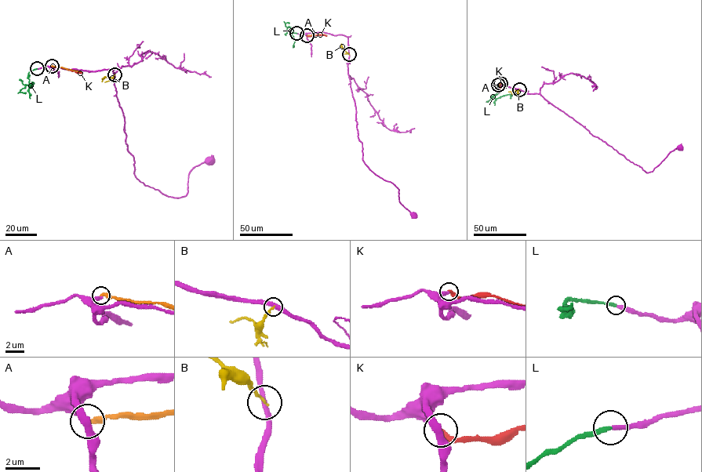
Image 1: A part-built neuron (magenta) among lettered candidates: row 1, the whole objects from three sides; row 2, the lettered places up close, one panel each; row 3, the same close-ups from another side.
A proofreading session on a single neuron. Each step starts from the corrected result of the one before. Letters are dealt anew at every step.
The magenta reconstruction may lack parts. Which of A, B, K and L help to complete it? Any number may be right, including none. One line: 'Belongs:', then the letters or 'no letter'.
Belongs: K, L

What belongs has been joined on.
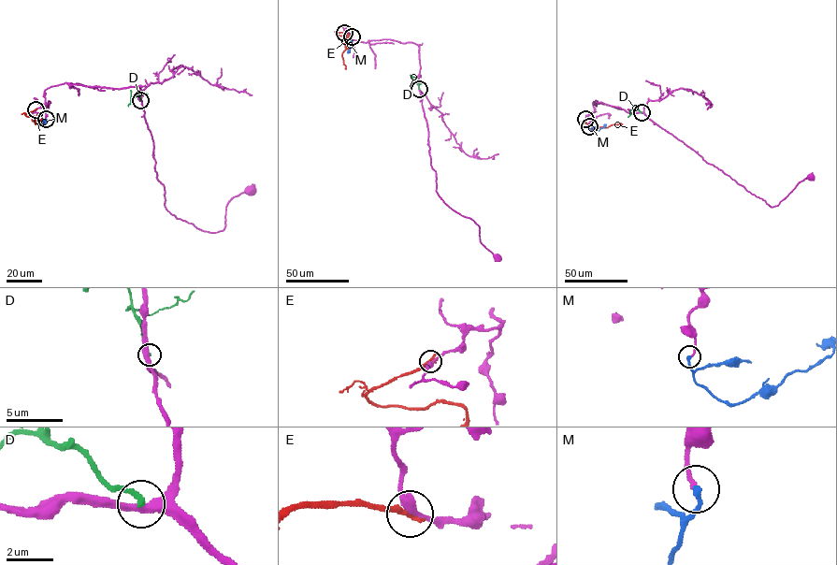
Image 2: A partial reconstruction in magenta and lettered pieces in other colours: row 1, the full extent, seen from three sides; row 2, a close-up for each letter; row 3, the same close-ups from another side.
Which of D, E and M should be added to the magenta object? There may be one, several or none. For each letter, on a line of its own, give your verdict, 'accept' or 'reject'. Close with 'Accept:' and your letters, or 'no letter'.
D: reject
E: reject
M: accept
Accept: M

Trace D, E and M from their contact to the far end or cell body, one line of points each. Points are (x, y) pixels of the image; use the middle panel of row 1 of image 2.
D: (419, 89), (415, 77), (411, 77), (411, 81)
E: (344, 33), (338, 34), (348, 35), (342, 55), (346, 69)
M: (352, 36), (348, 50)

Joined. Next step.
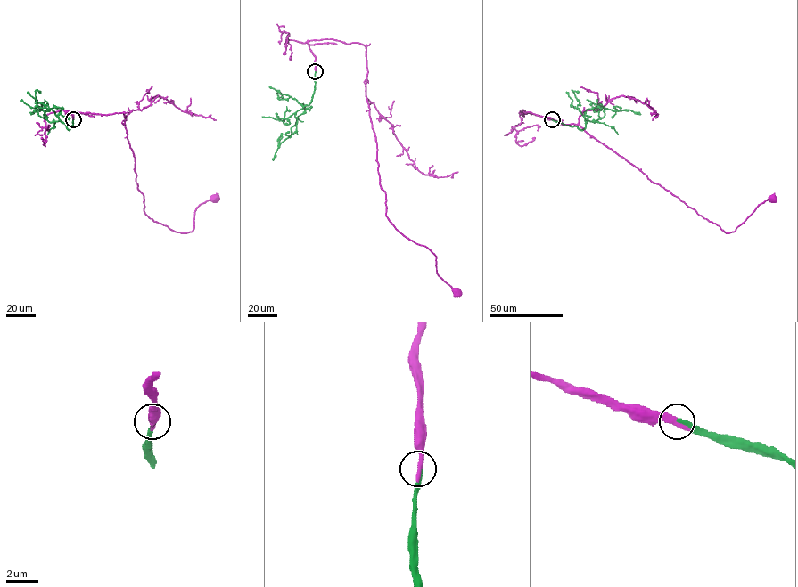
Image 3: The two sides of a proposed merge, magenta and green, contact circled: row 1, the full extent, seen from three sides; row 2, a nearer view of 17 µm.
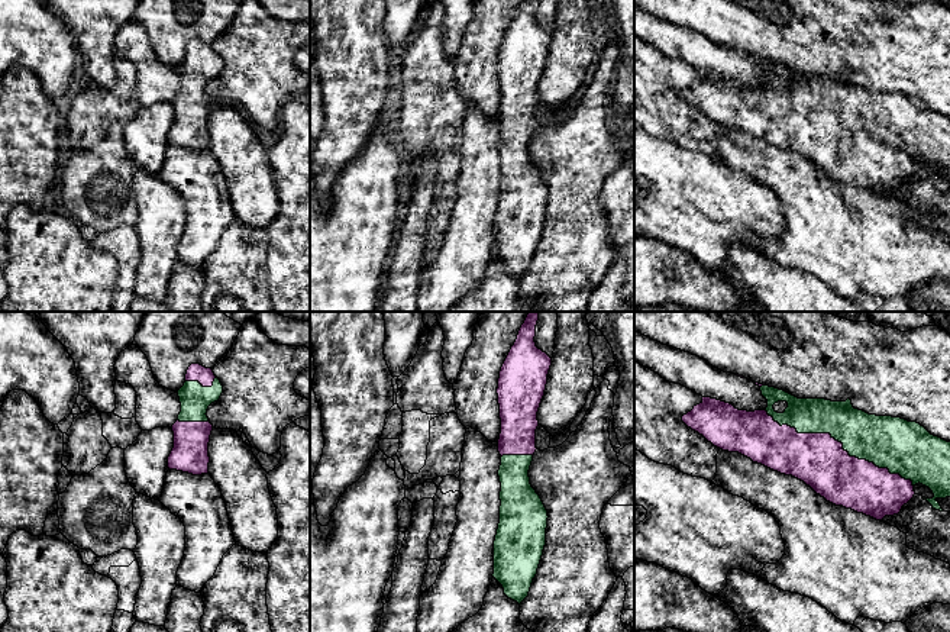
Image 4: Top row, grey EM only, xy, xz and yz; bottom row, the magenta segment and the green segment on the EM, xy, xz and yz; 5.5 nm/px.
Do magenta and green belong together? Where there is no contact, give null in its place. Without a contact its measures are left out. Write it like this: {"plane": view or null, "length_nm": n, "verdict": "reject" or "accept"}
{"plane": "yz", "length_nm": 900, "verdict": "accept"}

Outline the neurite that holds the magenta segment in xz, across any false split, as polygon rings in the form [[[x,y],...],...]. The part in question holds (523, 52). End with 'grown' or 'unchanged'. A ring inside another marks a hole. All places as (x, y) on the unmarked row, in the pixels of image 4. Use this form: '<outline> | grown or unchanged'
[[[521,0],[498,54],[501,109],[498,128],[500,199],[494,216],[494,249],[504,270],[521,280],[529,271],[546,220],[547,186],[530,159],[537,87],[552,33],[534,17],[536,0]]] | grown

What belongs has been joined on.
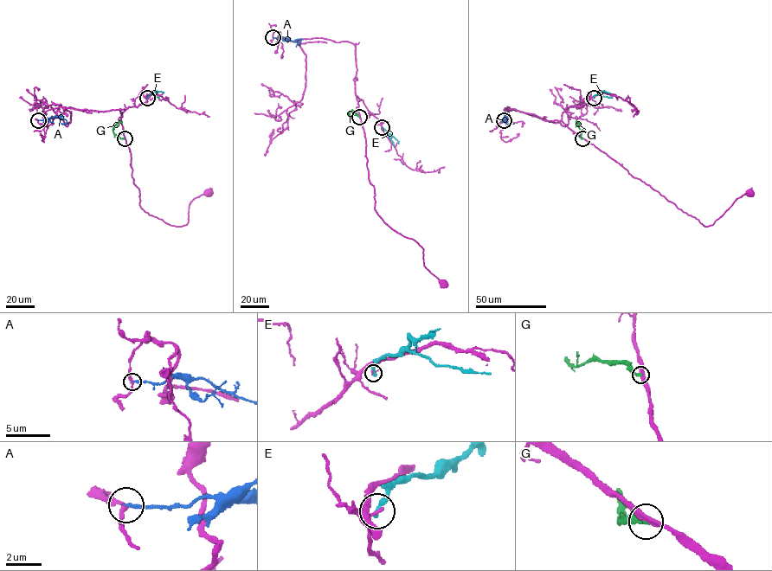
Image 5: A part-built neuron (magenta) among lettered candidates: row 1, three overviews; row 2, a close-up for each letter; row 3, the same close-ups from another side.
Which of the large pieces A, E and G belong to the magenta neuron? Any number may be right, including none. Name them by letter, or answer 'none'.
none

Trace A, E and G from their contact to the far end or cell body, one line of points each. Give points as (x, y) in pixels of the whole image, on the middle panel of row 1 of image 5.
A: (273, 37), (285, 37), (292, 41), (301, 39), (296, 47)
E: (382, 127), (399, 144)
G: (359, 117), (348, 114), (354, 110), (357, 113)

